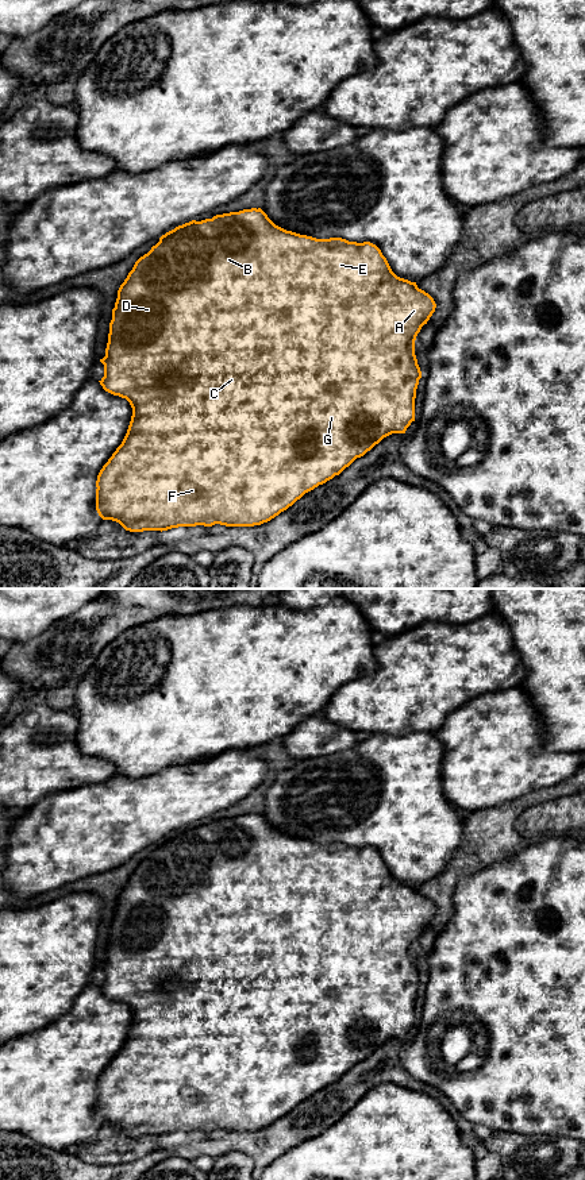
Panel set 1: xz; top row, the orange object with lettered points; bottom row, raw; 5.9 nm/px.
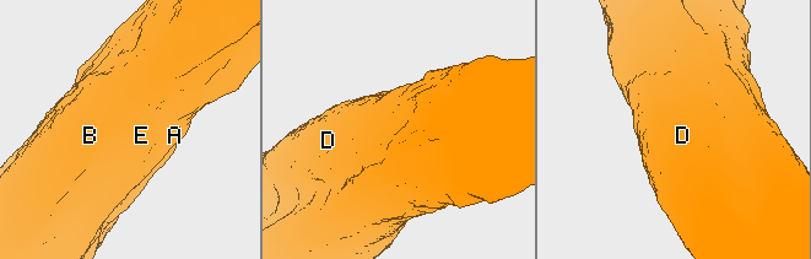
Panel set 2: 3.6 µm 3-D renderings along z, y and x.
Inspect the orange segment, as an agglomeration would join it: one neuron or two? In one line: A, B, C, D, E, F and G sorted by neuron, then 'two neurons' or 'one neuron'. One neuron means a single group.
A B C D E F G; one neuron

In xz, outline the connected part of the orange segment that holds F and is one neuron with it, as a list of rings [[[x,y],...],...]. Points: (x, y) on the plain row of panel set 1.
[[[261,813],[216,820],[212,824],[205,824],[201,826],[192,825],[166,837],[159,842],[159,847],[153,851],[147,859],[145,859],[135,867],[132,875],[120,890],[115,913],[112,914],[112,925],[109,928],[105,961],[100,964],[100,967],[104,969],[104,982],[99,986],[100,990],[105,996],[126,1003],[132,1013],[132,1021],[122,1049],[116,1053],[116,1056],[103,1071],[97,1080],[96,1115],[99,1121],[103,1125],[112,1125],[119,1127],[126,1135],[130,1137],[162,1137],[178,1131],[212,1131],[215,1129],[226,1131],[254,1131],[270,1126],[281,1117],[292,1111],[305,1098],[313,1095],[319,1090],[326,1088],[335,1080],[339,1080],[357,1063],[363,1061],[384,1042],[392,1038],[405,1038],[411,1027],[415,1026],[416,994],[419,990],[419,984],[422,983],[422,976],[415,960],[415,945],[422,932],[427,929],[427,926],[435,917],[435,913],[436,909],[434,903],[424,895],[419,894],[416,887],[400,883],[392,876],[386,863],[382,860],[381,855],[376,849],[370,847],[349,847],[342,842],[316,844],[312,841],[286,836],[276,830]]]

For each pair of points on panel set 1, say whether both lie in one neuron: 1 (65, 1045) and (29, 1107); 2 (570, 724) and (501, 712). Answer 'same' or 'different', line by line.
1: same
2: different

